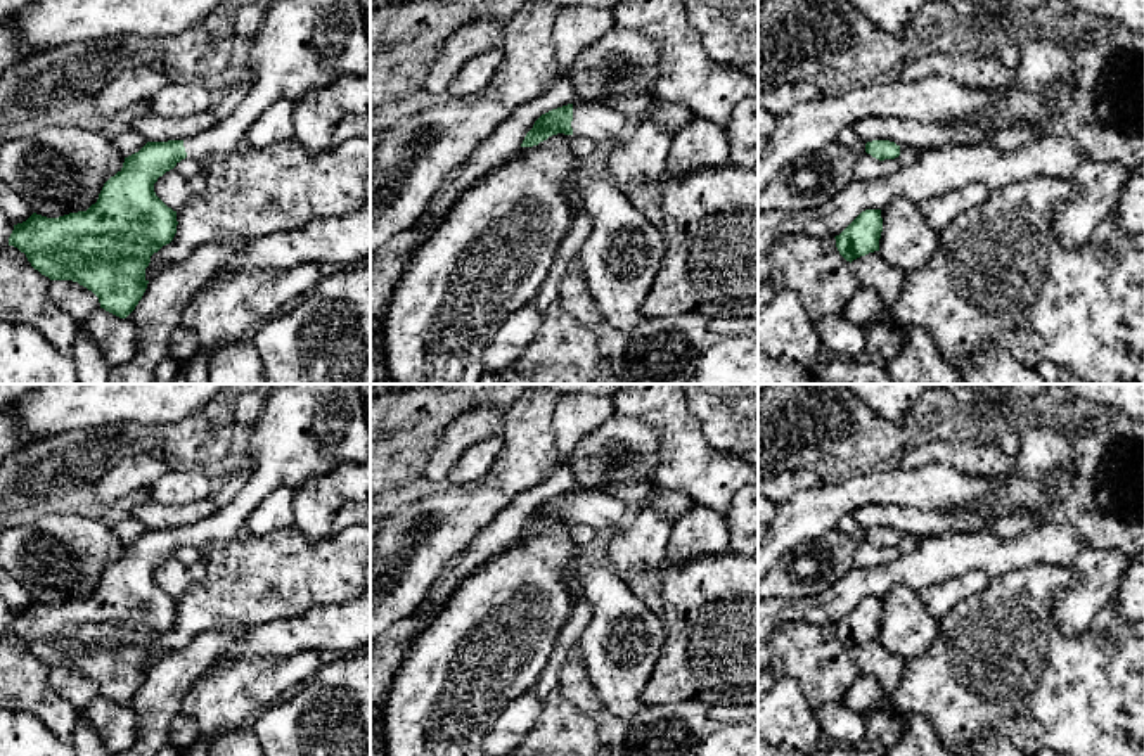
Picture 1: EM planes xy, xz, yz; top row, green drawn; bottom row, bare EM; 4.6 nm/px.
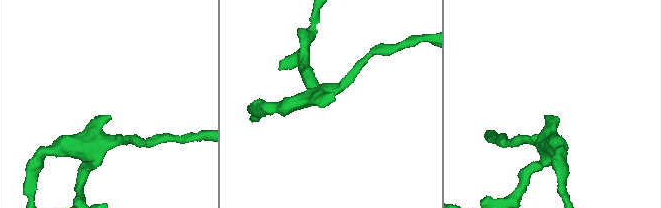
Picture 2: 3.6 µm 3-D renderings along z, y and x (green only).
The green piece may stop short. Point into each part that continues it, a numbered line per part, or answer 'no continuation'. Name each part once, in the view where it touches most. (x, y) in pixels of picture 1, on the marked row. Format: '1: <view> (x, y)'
1: xz (599, 123)

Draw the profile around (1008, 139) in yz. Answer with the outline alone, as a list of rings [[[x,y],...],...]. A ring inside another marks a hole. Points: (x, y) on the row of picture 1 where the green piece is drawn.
[[[1012,126],[1012,128],[995,131],[990,137],[988,145],[993,145],[995,149],[1000,151],[1012,151],[1019,145],[1033,142],[1040,135],[1042,133],[1038,130],[1030,126]]]

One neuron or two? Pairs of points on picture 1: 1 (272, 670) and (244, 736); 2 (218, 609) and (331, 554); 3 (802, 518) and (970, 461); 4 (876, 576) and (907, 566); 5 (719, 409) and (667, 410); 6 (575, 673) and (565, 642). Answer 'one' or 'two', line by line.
1: two
2: one
3: two
4: one
5: two
6: two

